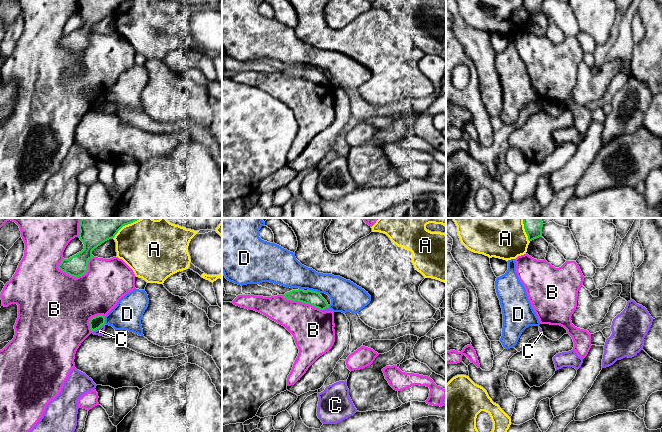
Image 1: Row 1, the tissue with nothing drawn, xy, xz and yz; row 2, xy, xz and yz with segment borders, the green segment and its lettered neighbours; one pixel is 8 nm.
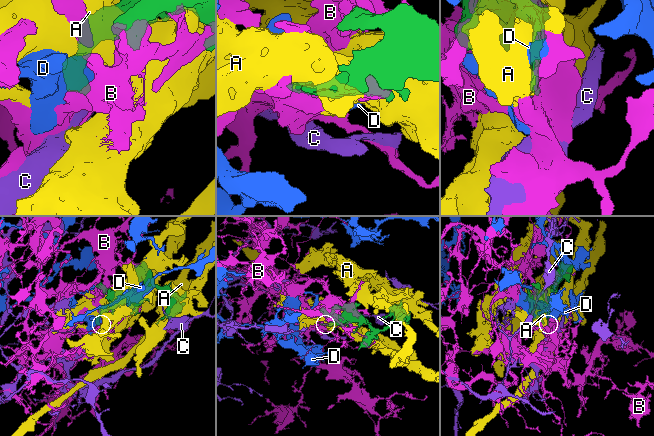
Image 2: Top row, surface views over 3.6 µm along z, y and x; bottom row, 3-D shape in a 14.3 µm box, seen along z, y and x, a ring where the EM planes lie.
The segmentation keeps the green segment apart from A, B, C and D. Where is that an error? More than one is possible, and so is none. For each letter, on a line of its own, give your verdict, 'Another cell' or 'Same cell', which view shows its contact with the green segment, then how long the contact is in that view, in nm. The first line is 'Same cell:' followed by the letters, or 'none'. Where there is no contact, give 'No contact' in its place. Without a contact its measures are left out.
Same cell: none
A: Another cell. Touches green in xy. Shared border 280 nm
B: Another cell. Touches green in xy. Shared border 300 nm
C: Another cell. Touches green in xy. Shared border 120 nm
D: Another cell. Touches green in xz. Shared border 100 nm

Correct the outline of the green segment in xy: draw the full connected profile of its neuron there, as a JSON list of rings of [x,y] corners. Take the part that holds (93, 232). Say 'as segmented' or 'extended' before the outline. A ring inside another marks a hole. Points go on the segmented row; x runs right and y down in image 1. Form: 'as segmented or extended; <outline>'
as segmented; [[[81,218],[79,238],[84,249],[69,259],[63,259],[59,270],[75,278],[88,271],[88,261],[94,257],[92,251],[105,241],[112,239],[125,225],[141,218]]]

